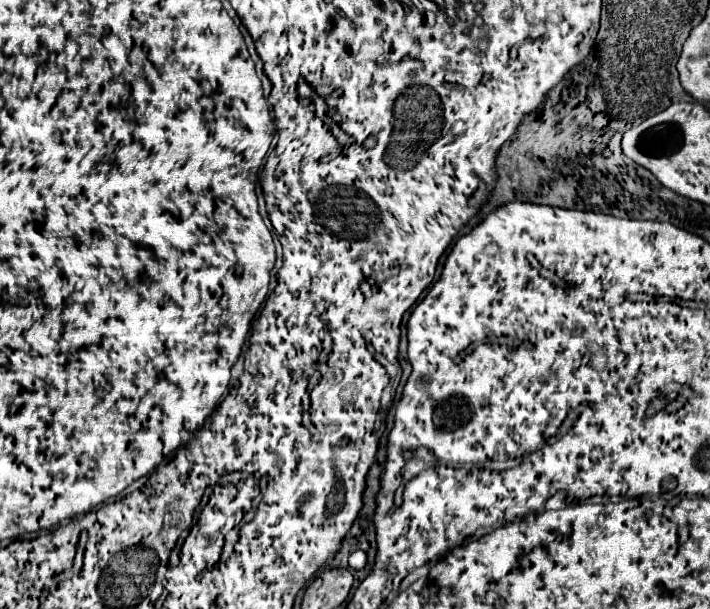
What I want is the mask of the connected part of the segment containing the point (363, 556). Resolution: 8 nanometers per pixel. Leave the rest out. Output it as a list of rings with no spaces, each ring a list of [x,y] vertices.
[[[355,550],[355,552],[349,556],[349,568],[353,568],[353,570],[363,570],[365,566],[367,566],[367,552]]]

